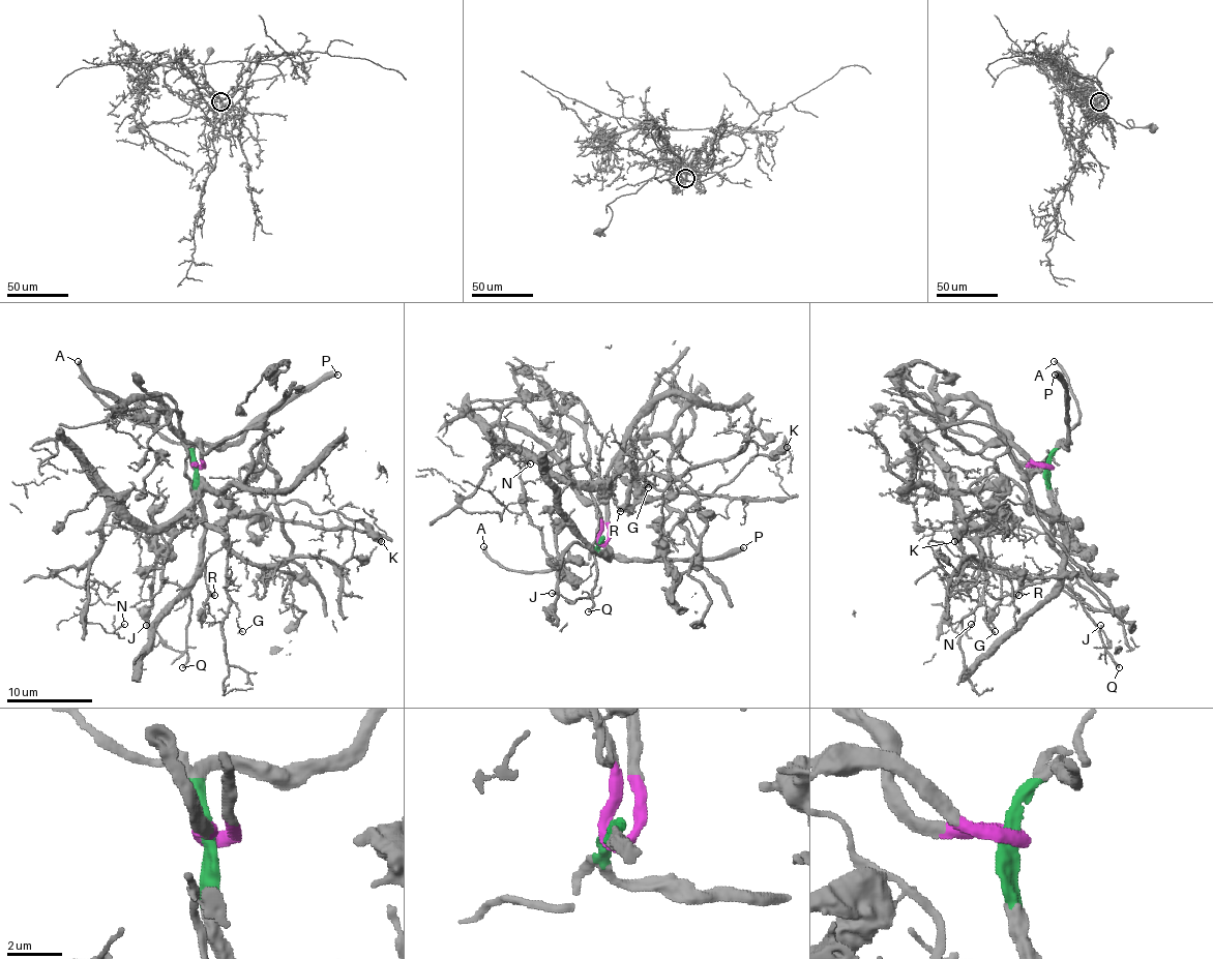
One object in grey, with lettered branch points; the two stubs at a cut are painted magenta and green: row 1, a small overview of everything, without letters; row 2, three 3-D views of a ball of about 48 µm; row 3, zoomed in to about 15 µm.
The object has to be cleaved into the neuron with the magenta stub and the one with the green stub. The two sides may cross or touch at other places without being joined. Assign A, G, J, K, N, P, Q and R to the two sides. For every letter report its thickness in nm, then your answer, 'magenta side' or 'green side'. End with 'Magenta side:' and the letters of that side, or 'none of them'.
A: 240 nm thick; green side
G: 130 nm thick; magenta side
J: 180 nm thick; green side
K: 600 nm thick; magenta side
N: 120 nm thick; magenta side
P: 440 nm thick; green side
Q: 180 nm thick; green side
R: 150 nm thick; magenta side
Magenta side: G, K, N, R

